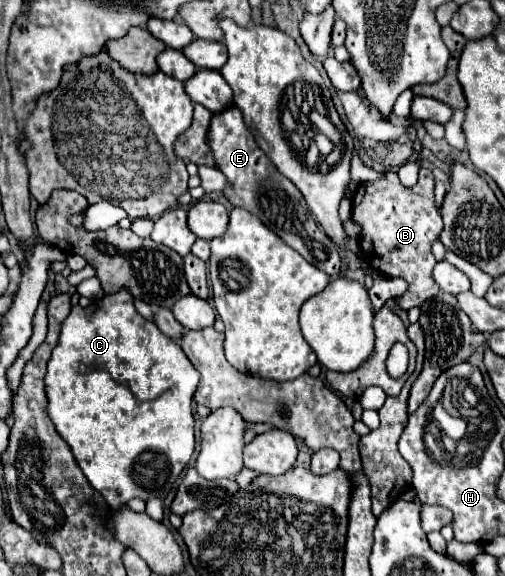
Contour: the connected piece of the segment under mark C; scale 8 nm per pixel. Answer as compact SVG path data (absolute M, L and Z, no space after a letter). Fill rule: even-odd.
M122 289L114 295L104 295L100 301L90 303L88 307L80 307L74 305L70 315L66 317L64 325L62 325L62 333L60 339L56 343L56 347L52 349L52 355L48 359L46 365L46 375L44 375L44 389L46 389L46 399L48 399L48 417L54 425L54 429L60 433L60 437L68 443L68 447L72 449L72 455L76 457L76 463L80 465L82 473L88 477L90 485L102 493L102 497L106 499L106 503L112 509L120 509L124 507L130 499L138 497L144 503L158 497L164 499L168 495L168 491L172 489L172 485L176 483L178 475L182 473L182 469L186 467L186 463L192 457L194 451L194 419L192 419L192 395L196 391L198 385L198 371L194 369L194 365L188 361L186 353L180 349L180 345L176 341L172 341L170 337L164 337L156 325L152 321L144 321L136 309L134 309L134 297Z

